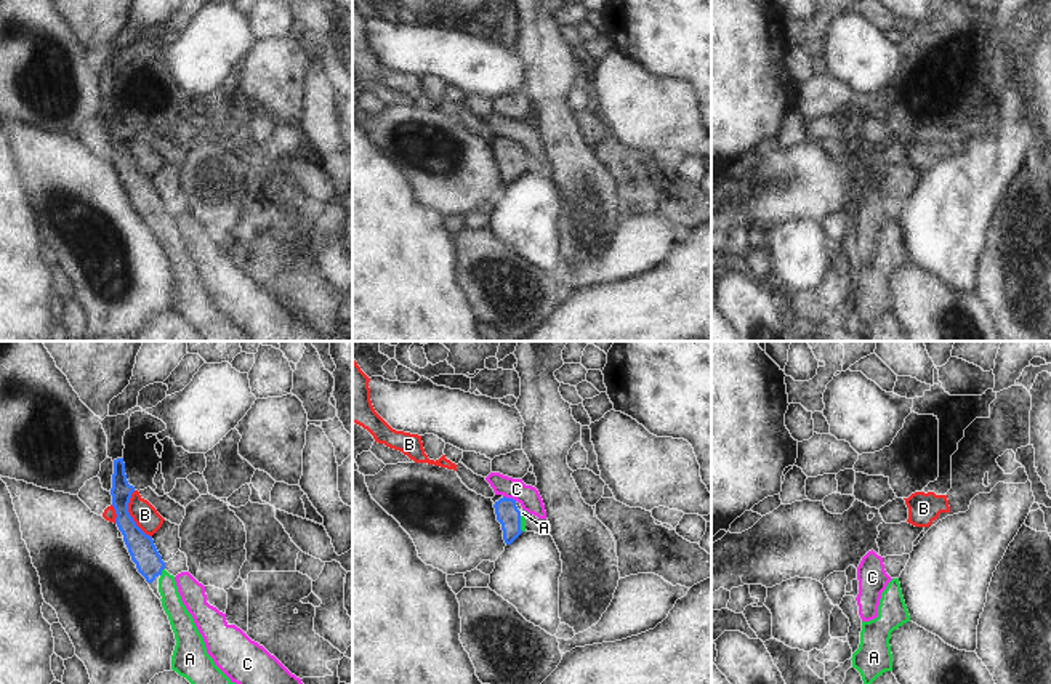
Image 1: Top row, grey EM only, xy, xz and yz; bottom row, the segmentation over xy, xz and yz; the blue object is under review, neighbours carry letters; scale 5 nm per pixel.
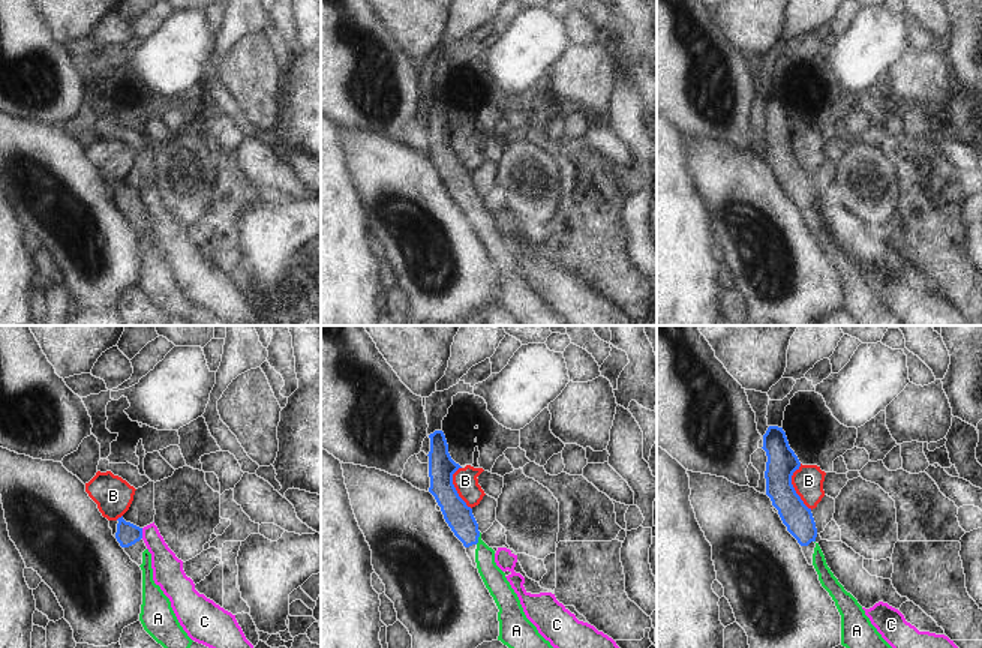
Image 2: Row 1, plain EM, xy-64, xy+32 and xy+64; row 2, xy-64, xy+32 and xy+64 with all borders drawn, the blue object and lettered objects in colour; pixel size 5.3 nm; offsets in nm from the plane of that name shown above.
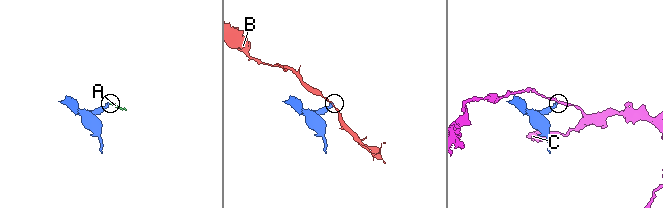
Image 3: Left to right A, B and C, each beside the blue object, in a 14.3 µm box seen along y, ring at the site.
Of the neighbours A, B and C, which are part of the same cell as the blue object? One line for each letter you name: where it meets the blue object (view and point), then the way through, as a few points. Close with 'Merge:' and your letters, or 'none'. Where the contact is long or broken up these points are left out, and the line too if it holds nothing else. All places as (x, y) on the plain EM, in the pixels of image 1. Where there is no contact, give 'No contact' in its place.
A: Touches blue at xy (161, 213). Path across: xy (141, 189), (161, 213), (178, 257)
Merge: A

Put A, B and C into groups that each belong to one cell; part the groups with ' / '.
A / B / C

